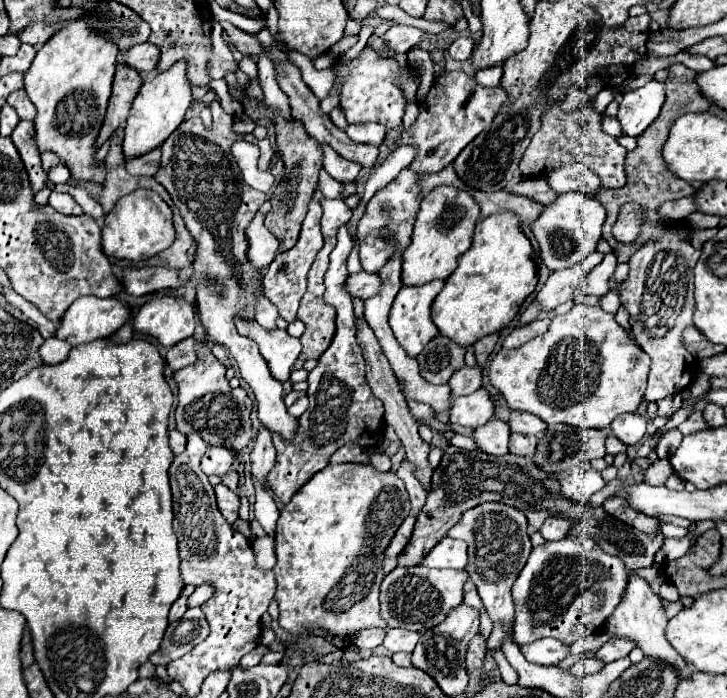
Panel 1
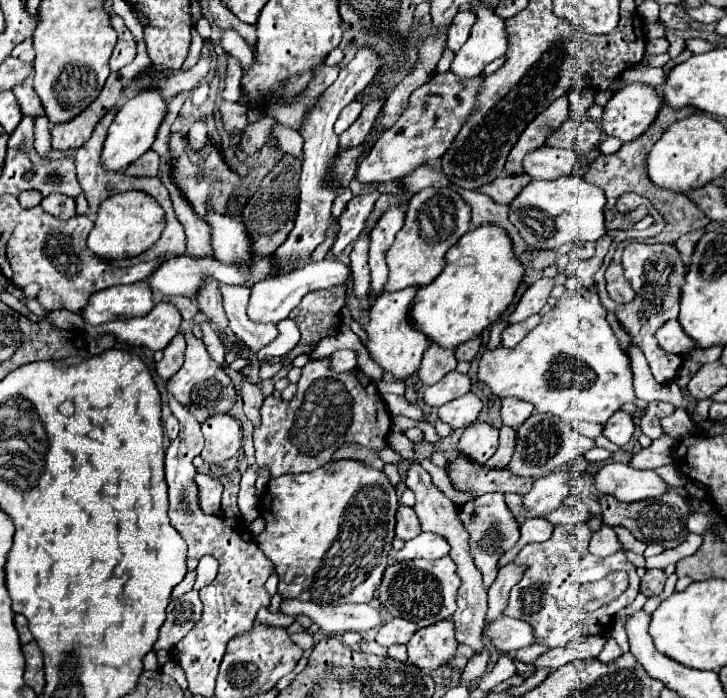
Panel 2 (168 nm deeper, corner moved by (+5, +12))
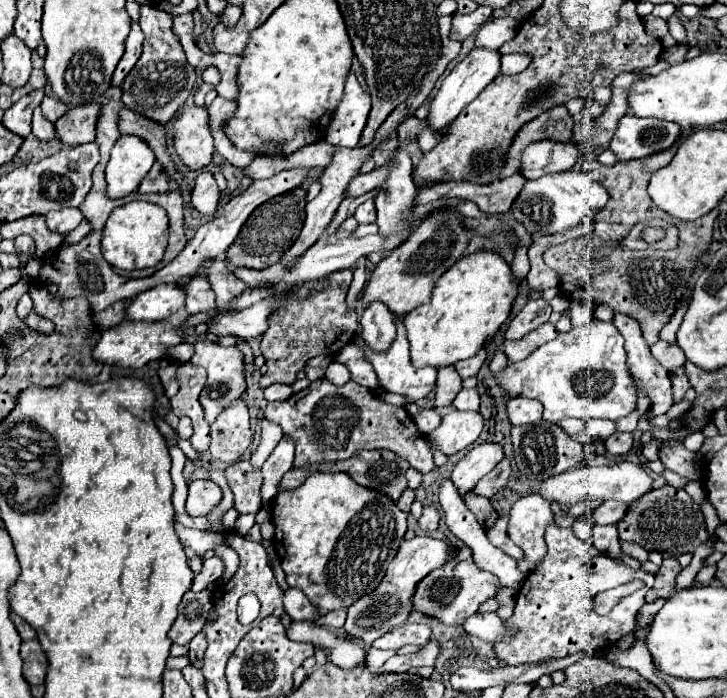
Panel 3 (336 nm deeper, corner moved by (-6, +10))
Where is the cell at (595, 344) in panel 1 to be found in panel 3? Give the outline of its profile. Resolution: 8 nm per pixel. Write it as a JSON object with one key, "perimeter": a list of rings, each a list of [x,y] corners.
{"perimeter":[[[598,318],[584,328],[572,328],[566,334],[560,332],[526,360],[508,364],[496,374],[496,380],[512,398],[524,396],[542,402],[544,420],[548,422],[566,416],[578,420],[618,420],[636,408],[636,388],[626,368],[624,338],[612,322],[602,322]]]}

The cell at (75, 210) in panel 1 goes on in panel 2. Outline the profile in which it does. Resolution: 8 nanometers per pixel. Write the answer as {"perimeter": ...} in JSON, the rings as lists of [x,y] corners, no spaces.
{"perimeter":[[[45,196],[43,202],[41,202],[43,210],[61,218],[61,220],[67,220],[69,216],[75,216],[75,198],[69,198],[69,196]]]}

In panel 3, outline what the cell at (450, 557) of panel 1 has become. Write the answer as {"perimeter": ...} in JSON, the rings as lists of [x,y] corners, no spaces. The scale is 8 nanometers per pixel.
{"perimeter":[[[414,536],[412,540],[404,540],[400,544],[398,554],[390,562],[380,586],[372,590],[372,594],[358,598],[352,604],[352,608],[348,608],[348,618],[342,630],[348,636],[354,636],[366,644],[372,644],[376,638],[384,636],[392,628],[406,622],[406,618],[412,612],[412,590],[416,590],[416,582],[420,582],[420,578],[428,576],[432,570],[440,568],[450,548],[452,548],[450,544],[430,538],[430,536]]]}

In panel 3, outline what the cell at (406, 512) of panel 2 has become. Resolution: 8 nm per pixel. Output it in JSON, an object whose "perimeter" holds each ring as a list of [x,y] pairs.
{"perimeter":[[[424,506],[422,518],[418,520],[418,526],[420,526],[422,530],[426,530],[426,532],[432,532],[432,530],[438,528],[438,522],[440,522],[438,510],[436,510],[434,506]]]}

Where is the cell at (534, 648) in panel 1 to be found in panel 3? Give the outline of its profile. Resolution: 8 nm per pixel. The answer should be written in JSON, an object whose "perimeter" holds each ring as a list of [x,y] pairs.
{"perimeter":[[[496,612],[490,614],[474,614],[472,618],[468,618],[468,622],[464,622],[464,630],[472,636],[478,636],[482,640],[488,642],[496,642],[500,634],[504,634],[504,622],[498,618]]]}

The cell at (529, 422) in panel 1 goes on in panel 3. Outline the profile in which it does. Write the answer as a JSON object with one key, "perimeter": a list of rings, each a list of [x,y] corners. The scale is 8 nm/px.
{"perimeter":[[[510,398],[508,402],[508,416],[512,424],[534,424],[542,418],[542,406],[530,398]]]}

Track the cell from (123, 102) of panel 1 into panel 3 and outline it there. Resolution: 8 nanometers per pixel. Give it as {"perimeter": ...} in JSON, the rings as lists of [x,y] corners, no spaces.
{"perimeter":[[[98,104],[88,106],[76,106],[70,108],[56,124],[56,134],[62,144],[78,146],[86,142],[94,142],[96,138],[96,120],[100,116]]]}

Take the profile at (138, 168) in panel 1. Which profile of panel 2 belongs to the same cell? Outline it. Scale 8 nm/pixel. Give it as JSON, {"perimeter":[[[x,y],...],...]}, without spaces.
{"perimeter":[[[153,150],[145,152],[145,156],[139,156],[133,164],[129,164],[129,168],[125,168],[127,176],[157,176],[157,172],[159,172],[159,156]]]}

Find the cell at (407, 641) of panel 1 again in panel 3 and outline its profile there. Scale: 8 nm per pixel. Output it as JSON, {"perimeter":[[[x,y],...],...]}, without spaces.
{"perimeter":[[[404,624],[398,626],[394,630],[390,630],[388,634],[380,636],[378,640],[372,642],[374,648],[378,650],[398,650],[406,644],[426,644],[432,636],[432,630],[426,624]]]}

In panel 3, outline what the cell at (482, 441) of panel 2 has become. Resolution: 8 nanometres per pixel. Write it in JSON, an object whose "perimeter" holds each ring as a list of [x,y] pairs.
{"perimeter":[[[478,444],[474,446],[452,470],[450,480],[454,482],[460,496],[474,490],[478,480],[486,476],[504,458],[500,444]]]}

